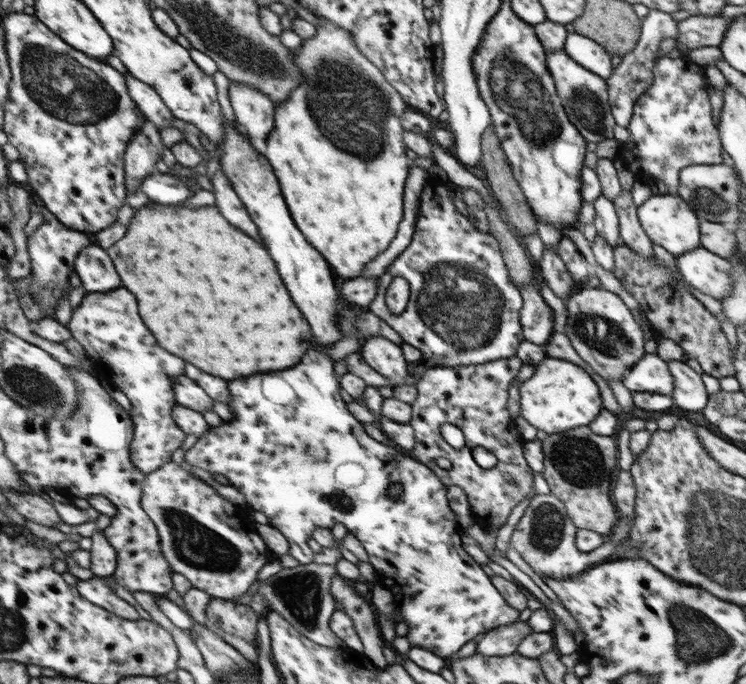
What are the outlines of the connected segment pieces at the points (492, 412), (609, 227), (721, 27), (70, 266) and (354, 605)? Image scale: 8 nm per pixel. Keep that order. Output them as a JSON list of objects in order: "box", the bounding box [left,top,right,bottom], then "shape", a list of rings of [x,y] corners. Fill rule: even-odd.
[{"box":[409,357,535,528],"shape":[[[510,357],[506,360],[490,361],[489,363],[477,365],[436,366],[426,370],[422,374],[420,382],[416,384],[417,397],[413,402],[413,418],[410,419],[409,423],[416,433],[417,442],[409,454],[422,464],[428,465],[446,486],[459,487],[468,498],[470,511],[473,513],[476,522],[484,528],[502,528],[504,522],[508,520],[508,514],[512,512],[512,508],[526,500],[528,494],[535,494],[532,470],[530,470],[524,456],[522,456],[522,438],[516,432],[516,426],[510,420],[510,409],[506,406],[508,404],[510,380],[516,378],[521,365],[520,358]],[[442,423],[452,423],[462,430],[464,441],[466,441],[464,448],[456,450],[442,438],[442,432],[440,432]],[[475,446],[482,446],[496,456],[497,463],[492,469],[484,470],[484,468],[476,464],[472,455],[472,449]],[[436,458],[447,458],[450,460],[452,468],[450,470],[440,469]]]},{"box":[593,193,623,248],"shape":[[[604,193],[593,202],[595,210],[594,226],[597,234],[604,237],[612,248],[623,244],[619,232],[619,220],[613,201]]]},{"box":[676,16,729,50],"shape":[[[693,16],[679,22],[676,41],[684,43],[691,50],[702,46],[719,47],[728,28],[729,19],[724,16]]]},{"box":[28,190,96,318],"shape":[[[30,190],[31,196],[36,200],[36,204],[40,207],[42,216],[44,216],[44,224],[35,230],[28,238],[28,250],[32,262],[32,275],[36,279],[36,286],[32,286],[32,295],[40,301],[44,301],[46,313],[55,318],[56,306],[58,300],[66,293],[65,285],[70,283],[70,276],[76,272],[78,255],[82,254],[84,248],[94,244],[96,239],[94,234],[77,231],[64,224],[58,216],[56,216],[36,192]]]},{"box":[330,572,389,667],"shape":[[[337,572],[332,575],[330,592],[354,623],[354,629],[363,644],[363,654],[369,656],[379,667],[388,667],[389,664],[382,654],[383,637],[369,599],[358,595],[354,587],[346,584],[344,577]]]}]

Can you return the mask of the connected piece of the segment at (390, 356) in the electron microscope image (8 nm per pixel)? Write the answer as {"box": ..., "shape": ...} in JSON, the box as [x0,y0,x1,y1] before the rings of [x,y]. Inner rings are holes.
{"box":[360,337,408,386],"shape":[[[370,337],[360,345],[361,357],[376,372],[390,379],[392,386],[404,384],[408,377],[408,364],[404,360],[402,347],[384,337]]]}

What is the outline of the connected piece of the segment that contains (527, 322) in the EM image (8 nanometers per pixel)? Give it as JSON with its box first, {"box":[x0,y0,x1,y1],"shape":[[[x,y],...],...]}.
{"box":[518,284,554,346],"shape":[[[532,284],[518,286],[525,297],[525,306],[521,310],[526,340],[544,346],[554,333],[553,311],[544,302],[544,298]]]}

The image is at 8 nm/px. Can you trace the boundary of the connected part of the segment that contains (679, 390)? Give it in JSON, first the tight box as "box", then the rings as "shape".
{"box":[669,360,709,411],"shape":[[[678,360],[670,361],[669,368],[674,376],[673,402],[682,410],[702,411],[708,402],[709,395],[702,383],[701,374],[696,373],[685,362]]]}

